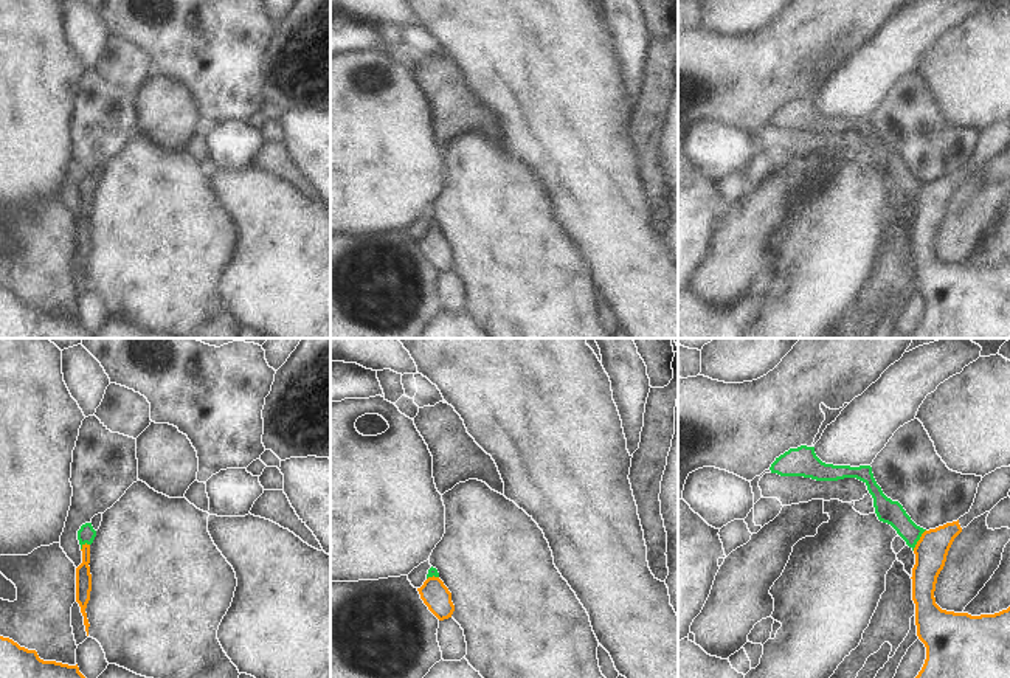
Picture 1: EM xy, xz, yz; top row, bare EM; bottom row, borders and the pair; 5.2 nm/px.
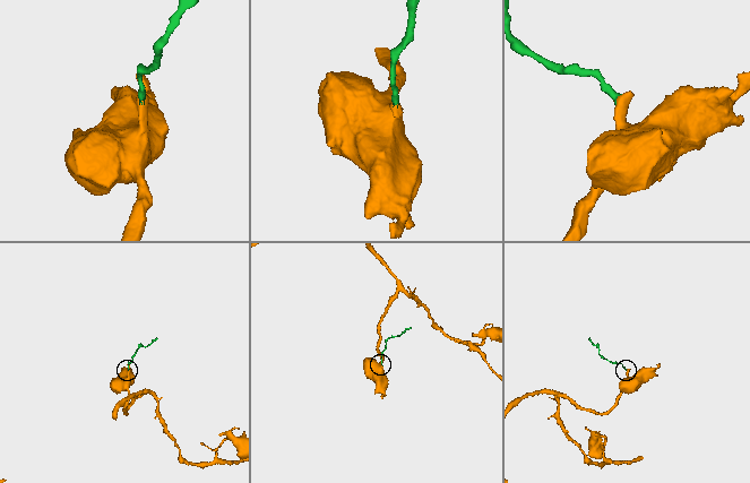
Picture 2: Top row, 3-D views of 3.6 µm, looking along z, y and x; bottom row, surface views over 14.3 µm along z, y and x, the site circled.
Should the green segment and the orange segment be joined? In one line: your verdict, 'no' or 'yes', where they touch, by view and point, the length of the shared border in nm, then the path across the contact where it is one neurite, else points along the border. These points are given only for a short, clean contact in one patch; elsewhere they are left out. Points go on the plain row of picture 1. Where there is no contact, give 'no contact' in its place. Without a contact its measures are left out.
yes | yz (919, 191) | 130 nm | across yz (888, 163), (919, 191), (931, 202)

